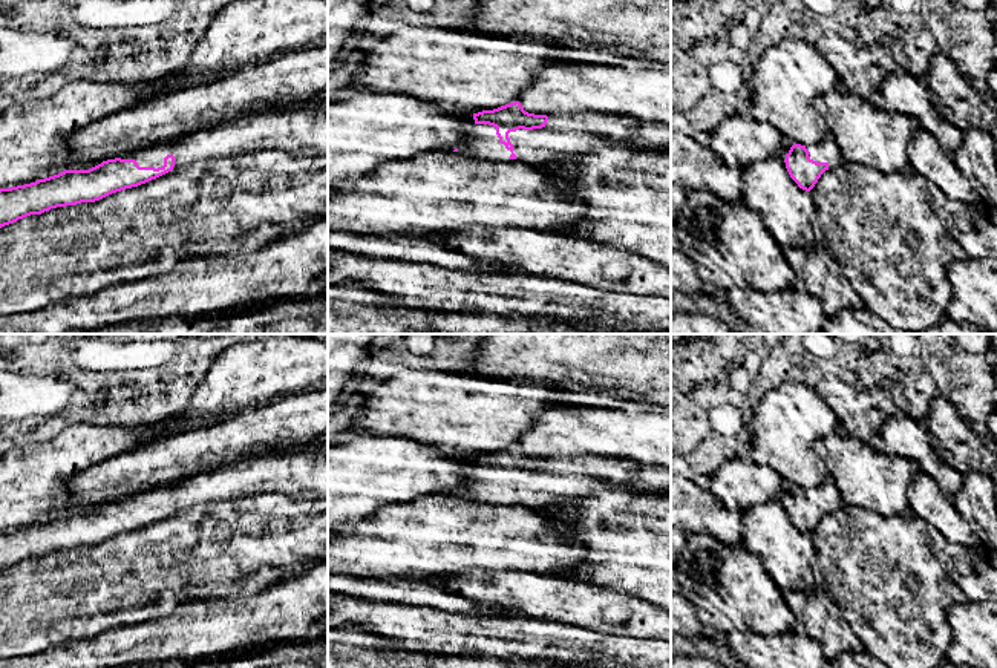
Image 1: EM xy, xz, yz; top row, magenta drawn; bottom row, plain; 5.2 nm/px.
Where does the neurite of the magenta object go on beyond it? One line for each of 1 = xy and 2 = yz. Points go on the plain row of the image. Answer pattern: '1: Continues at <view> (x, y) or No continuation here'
1: Continues at xy (297, 472)
2: Continues at yz (826, 494)

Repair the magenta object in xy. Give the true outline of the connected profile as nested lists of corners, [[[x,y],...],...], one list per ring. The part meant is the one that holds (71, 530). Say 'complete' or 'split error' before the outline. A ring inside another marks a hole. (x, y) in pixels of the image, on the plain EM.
split error; [[[294,449],[199,473],[175,487],[156,487],[89,513],[64,513],[31,527],[0,532],[0,571],[51,552],[95,545],[156,522],[191,503],[276,492],[328,498],[328,452]]]

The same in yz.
split error; [[[827,475],[815,487],[793,487],[784,506],[798,530],[810,535],[825,513],[833,513],[842,506],[842,498],[833,476]]]

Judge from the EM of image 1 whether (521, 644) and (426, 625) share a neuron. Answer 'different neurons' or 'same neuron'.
same neuron

